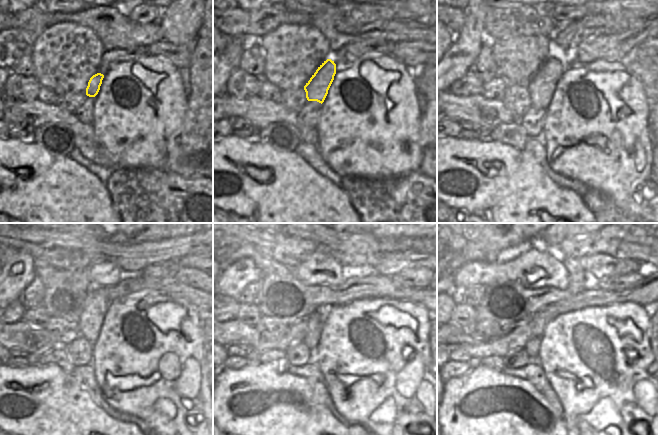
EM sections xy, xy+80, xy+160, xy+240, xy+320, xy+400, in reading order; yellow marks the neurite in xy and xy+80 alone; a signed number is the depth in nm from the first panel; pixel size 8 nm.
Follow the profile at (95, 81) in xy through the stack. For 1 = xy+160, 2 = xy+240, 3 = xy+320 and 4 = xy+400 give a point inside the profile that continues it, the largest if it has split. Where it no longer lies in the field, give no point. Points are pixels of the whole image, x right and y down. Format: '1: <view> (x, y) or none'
1: xy+160 (541, 87)
2: xy+240 (96, 303)
3: xy+320 (315, 323)
4: xy+400 (532, 347)

